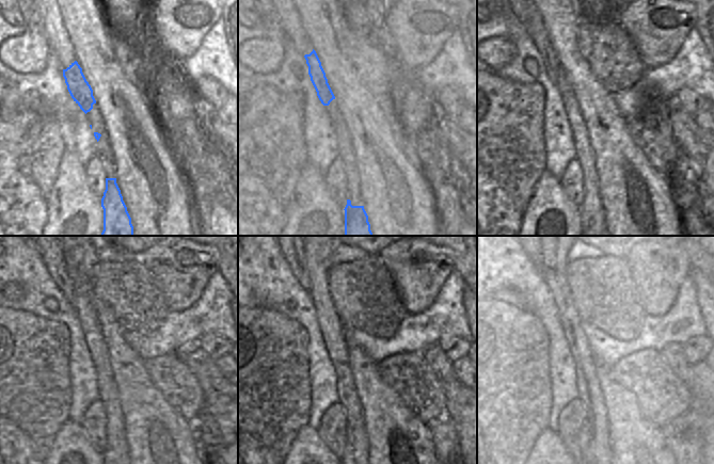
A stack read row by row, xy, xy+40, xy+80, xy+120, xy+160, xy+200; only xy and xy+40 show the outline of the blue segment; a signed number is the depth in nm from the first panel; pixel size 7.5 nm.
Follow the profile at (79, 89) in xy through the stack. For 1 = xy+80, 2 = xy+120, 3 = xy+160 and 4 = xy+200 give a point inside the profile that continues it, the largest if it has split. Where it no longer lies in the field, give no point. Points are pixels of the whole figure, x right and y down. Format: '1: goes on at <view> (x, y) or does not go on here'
1: goes on at xy+80 (535, 27)
2: goes on at xy+120 (53, 257)
3: goes on at xy+160 (295, 257)
4: goes on at xy+200 (537, 257)

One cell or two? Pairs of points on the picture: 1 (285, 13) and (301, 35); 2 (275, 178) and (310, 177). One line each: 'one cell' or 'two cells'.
1: one cell
2: two cells

